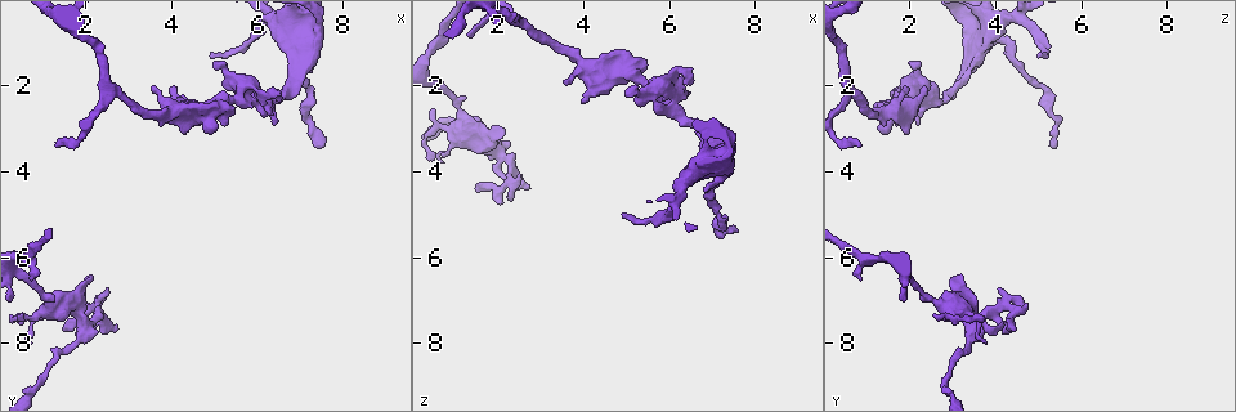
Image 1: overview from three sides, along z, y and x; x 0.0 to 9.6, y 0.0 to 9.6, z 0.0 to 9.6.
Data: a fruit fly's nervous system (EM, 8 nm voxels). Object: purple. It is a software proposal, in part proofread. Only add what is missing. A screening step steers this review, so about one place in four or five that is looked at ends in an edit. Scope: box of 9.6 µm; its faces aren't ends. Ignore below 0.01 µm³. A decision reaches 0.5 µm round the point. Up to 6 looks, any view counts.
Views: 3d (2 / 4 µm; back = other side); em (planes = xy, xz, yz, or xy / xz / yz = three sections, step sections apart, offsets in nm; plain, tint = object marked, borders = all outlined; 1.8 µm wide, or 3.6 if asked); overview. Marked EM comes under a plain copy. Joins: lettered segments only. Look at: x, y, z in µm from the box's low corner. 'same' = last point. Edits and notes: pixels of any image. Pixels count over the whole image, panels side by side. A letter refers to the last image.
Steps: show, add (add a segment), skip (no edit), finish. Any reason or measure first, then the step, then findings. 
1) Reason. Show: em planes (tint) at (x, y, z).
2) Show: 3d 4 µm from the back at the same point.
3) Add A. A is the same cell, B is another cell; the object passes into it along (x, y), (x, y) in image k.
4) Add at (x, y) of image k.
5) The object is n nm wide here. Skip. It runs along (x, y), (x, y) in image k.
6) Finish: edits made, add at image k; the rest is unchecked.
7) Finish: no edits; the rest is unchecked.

Looks like a crossing. Show: em planes (borders) at (6.05, 2.35, 2.40).

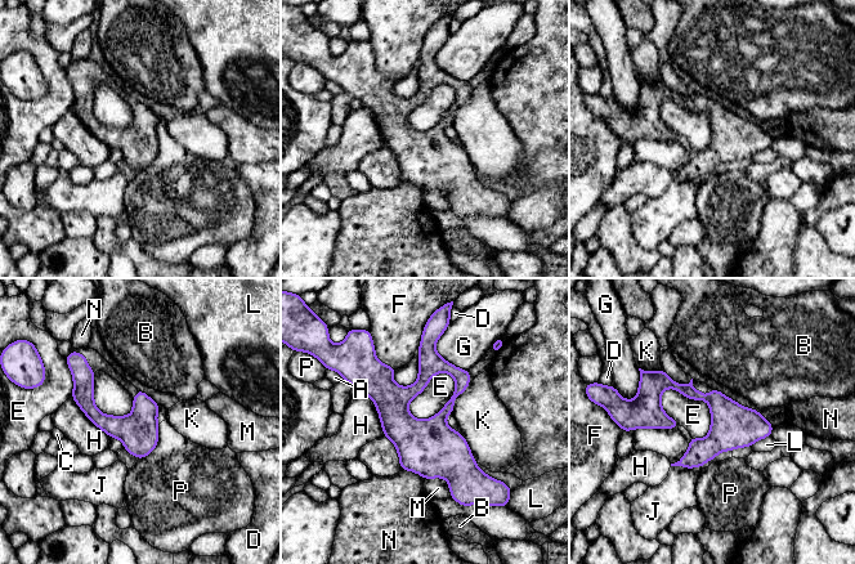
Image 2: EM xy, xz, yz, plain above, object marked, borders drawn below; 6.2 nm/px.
The object is 240 nm wide here; the longest contact is with E, 400 nm. Skip. A, B, C, D, E, F, G, H, J, K, L, M, N and P are other cells; none of them fits.

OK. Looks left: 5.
Free end. Show: 3d 2 µm from the back at (4.95, 1.30, 4.90).

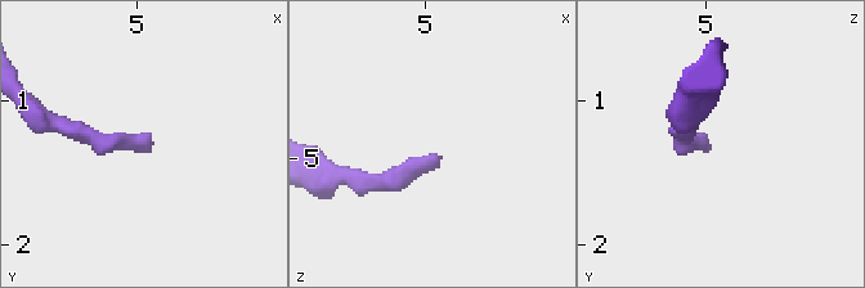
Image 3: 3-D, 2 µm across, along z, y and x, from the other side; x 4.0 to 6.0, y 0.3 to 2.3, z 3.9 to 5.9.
Show: em planes (borders) at (4.92, 1.30, 4.98).

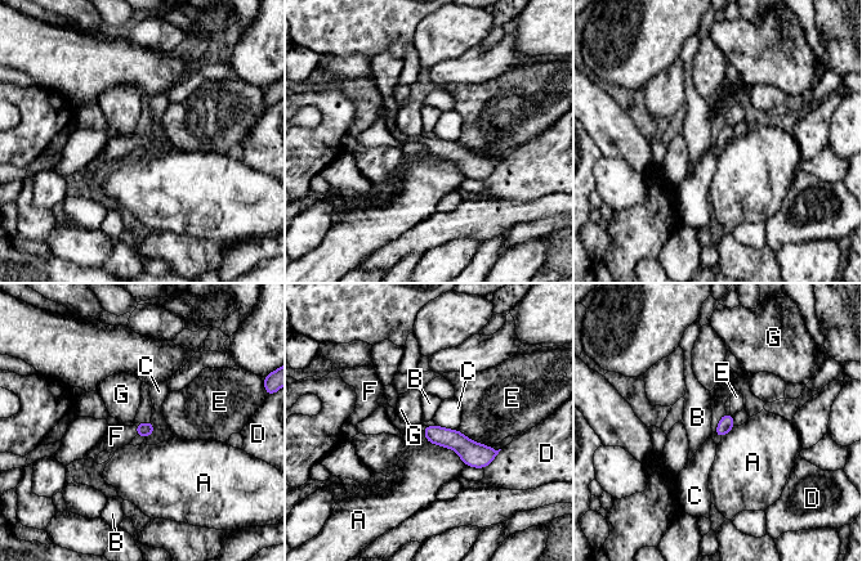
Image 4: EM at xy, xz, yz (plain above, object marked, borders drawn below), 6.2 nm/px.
Add F. F is the same cell, A, B, C, D, E and G are other cells; the object passes into it along (144, 430), (137, 430), (116, 436) in image 4; it goes on there.

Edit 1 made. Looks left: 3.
Finish: edits made, add at image 4; the rest is unchecked.

